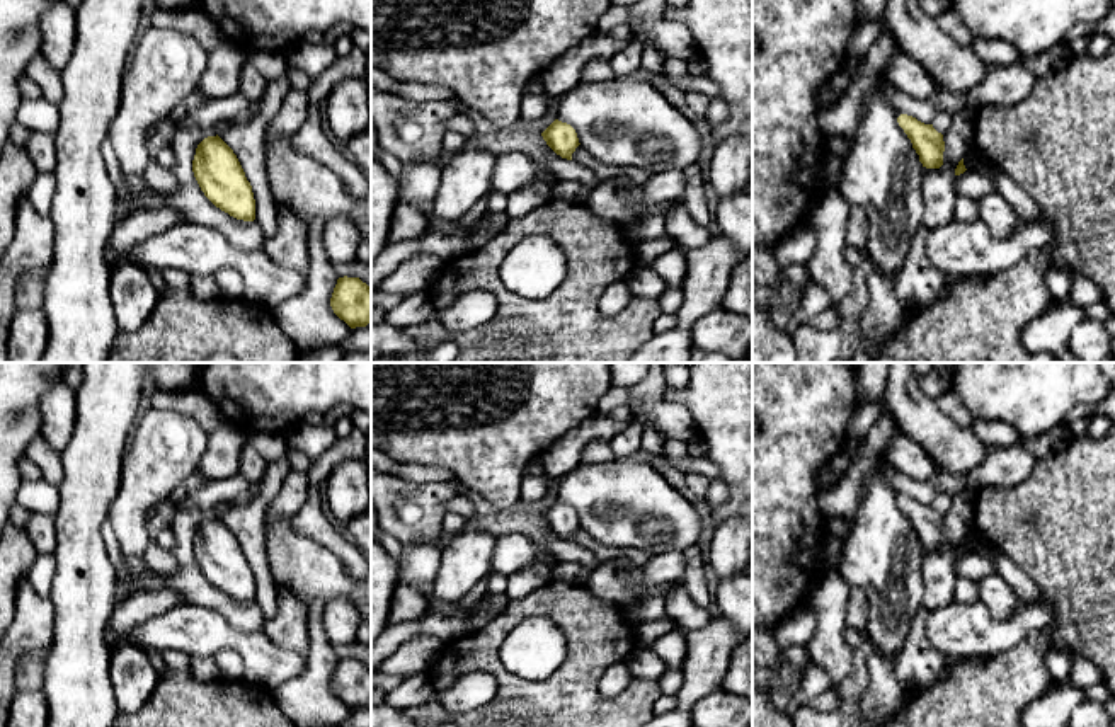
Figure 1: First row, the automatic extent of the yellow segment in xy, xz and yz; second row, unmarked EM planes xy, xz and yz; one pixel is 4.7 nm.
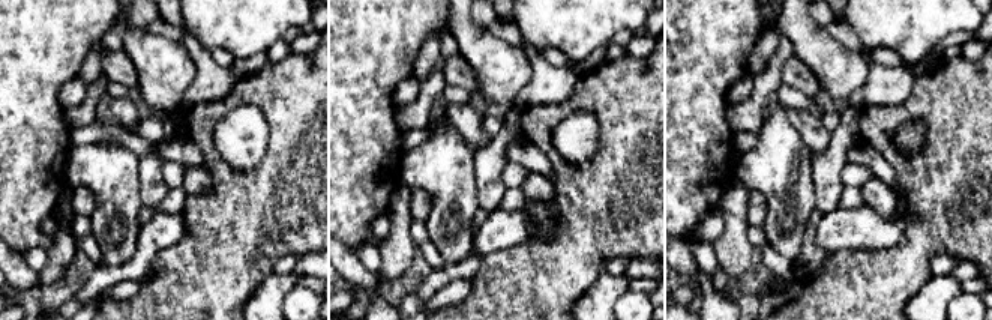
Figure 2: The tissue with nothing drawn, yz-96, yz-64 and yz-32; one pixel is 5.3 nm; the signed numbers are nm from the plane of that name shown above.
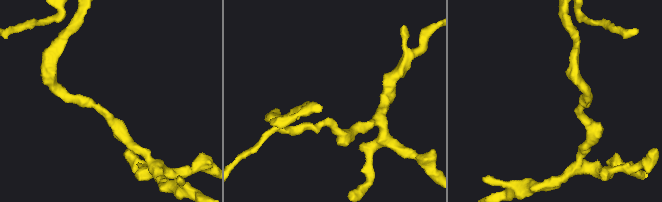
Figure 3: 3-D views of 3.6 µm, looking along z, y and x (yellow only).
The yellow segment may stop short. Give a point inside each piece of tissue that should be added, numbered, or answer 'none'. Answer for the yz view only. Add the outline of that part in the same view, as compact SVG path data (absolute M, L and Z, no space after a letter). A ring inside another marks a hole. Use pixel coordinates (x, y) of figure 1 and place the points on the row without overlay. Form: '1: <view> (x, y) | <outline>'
none

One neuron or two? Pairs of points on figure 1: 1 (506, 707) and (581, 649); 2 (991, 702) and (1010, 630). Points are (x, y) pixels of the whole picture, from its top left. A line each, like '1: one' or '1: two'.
1: one
2: two

